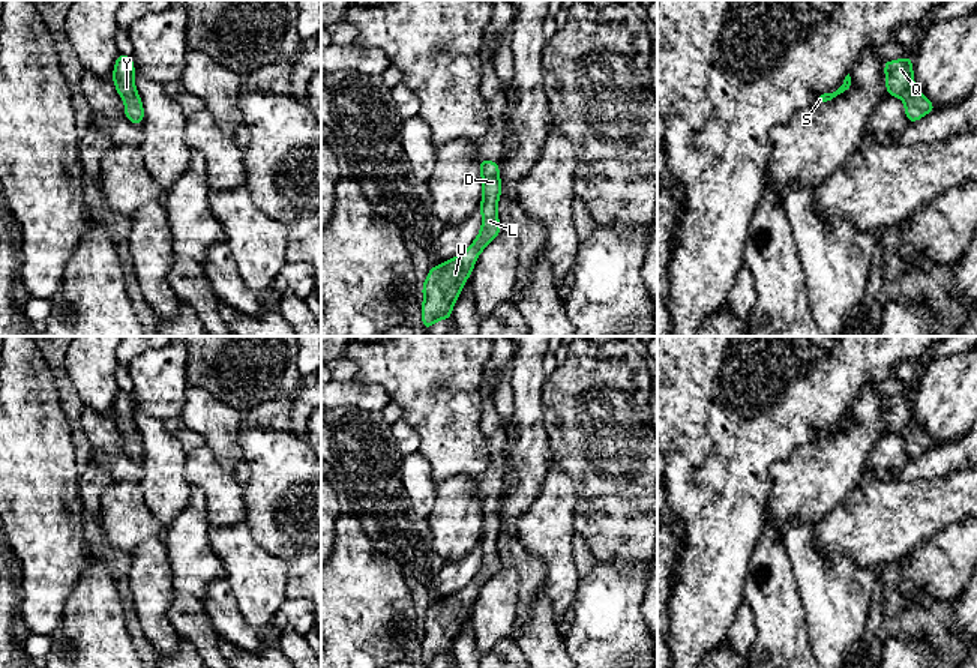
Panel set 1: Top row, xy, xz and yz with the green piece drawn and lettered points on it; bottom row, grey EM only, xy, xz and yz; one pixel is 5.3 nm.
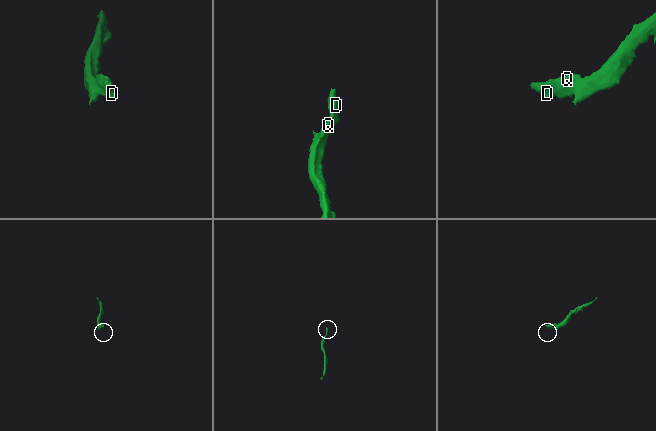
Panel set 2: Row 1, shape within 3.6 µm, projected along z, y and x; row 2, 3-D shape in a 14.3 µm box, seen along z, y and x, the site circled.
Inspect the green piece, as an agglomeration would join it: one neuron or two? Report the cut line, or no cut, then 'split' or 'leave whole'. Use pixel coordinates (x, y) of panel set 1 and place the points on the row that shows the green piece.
no cut | leave whole

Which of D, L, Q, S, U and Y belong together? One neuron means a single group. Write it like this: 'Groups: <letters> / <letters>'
Groups: D L Q S U Y

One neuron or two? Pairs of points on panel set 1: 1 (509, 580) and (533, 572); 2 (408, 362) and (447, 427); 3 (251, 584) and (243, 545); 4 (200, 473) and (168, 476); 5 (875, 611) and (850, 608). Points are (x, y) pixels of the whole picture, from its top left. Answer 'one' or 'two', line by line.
1: two
2: one
3: one
4: two
5: two

